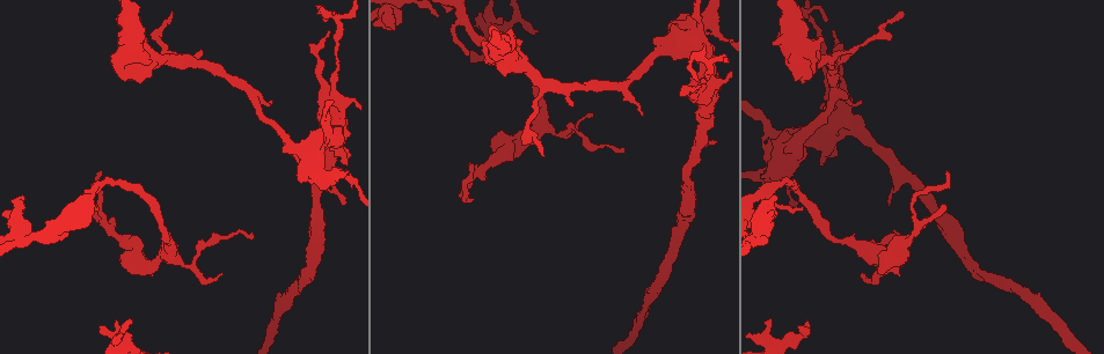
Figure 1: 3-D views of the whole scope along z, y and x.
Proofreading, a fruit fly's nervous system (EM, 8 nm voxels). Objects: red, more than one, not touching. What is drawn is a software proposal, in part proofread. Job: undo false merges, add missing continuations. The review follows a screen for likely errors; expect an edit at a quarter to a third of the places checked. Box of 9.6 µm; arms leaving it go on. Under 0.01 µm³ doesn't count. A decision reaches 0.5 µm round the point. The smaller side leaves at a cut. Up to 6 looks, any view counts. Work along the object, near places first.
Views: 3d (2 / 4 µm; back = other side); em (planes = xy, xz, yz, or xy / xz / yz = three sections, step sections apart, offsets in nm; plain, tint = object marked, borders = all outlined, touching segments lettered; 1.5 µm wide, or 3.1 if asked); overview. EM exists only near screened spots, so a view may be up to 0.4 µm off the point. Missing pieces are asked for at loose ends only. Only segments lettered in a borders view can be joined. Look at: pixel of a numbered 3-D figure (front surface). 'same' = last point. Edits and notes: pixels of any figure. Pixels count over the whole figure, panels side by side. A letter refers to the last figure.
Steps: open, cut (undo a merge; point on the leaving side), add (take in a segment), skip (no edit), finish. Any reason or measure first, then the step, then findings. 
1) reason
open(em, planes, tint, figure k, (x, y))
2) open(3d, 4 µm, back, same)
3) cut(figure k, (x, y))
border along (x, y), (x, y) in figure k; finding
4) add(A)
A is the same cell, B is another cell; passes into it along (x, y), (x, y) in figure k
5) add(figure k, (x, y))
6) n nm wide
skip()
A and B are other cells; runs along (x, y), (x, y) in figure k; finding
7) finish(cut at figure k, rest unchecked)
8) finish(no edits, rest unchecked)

open(3d, 4 µm, figure 1, (563, 133))

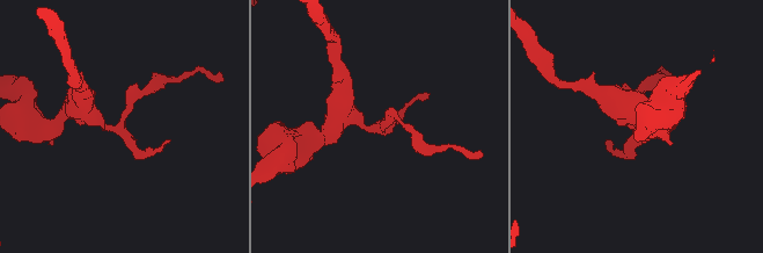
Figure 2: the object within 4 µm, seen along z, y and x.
shape alone is not enough
open(em, xz, step 4, tint, figure 2, (380, 127))

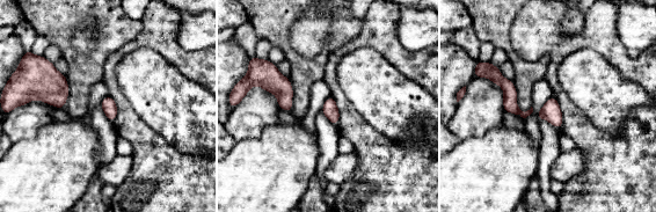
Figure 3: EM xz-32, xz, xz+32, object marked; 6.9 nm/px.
open(em, planes, borders, same)

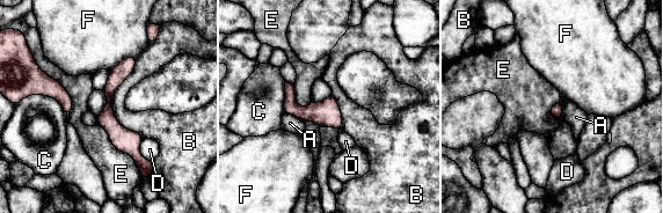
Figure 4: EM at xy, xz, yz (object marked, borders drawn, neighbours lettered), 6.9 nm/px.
B touches over 550 nm
skip()
A, B, C, D, E and F are other cells; continuous, no second cell

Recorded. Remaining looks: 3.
tapers out
open(3d, 2 µm, figure 1, (625, 151))

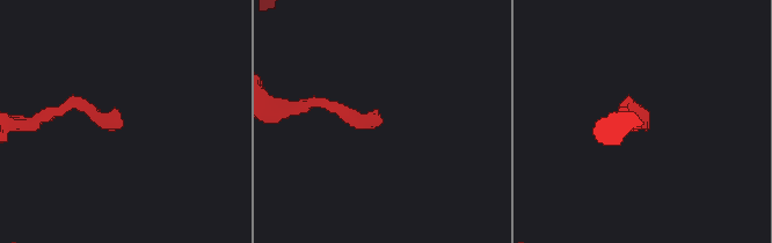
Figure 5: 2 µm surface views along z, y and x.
open(em, planes, tint, figure 5, (645, 125))

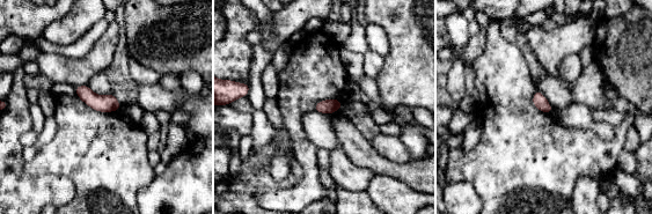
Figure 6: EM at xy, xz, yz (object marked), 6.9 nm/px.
what lies round it
open(em, planes, borders, same)

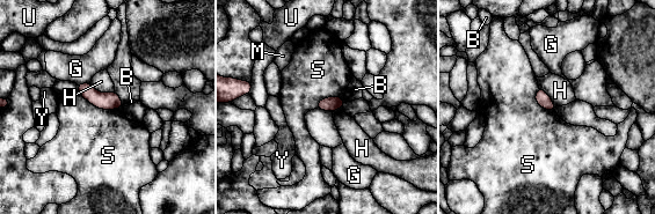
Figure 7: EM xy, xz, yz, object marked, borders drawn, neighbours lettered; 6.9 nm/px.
skip()
B, G, H, M, S, U and Y are other cells; none of them fits

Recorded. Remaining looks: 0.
finish(no edits, rest unchecked)

